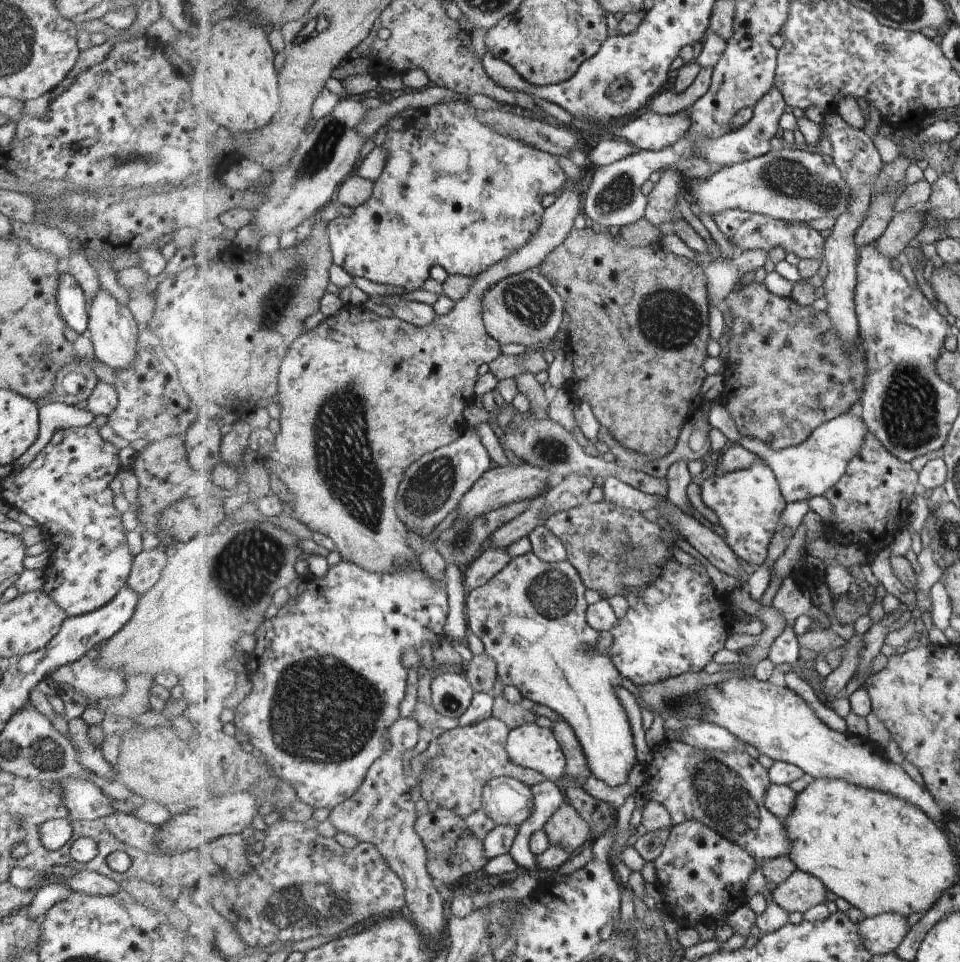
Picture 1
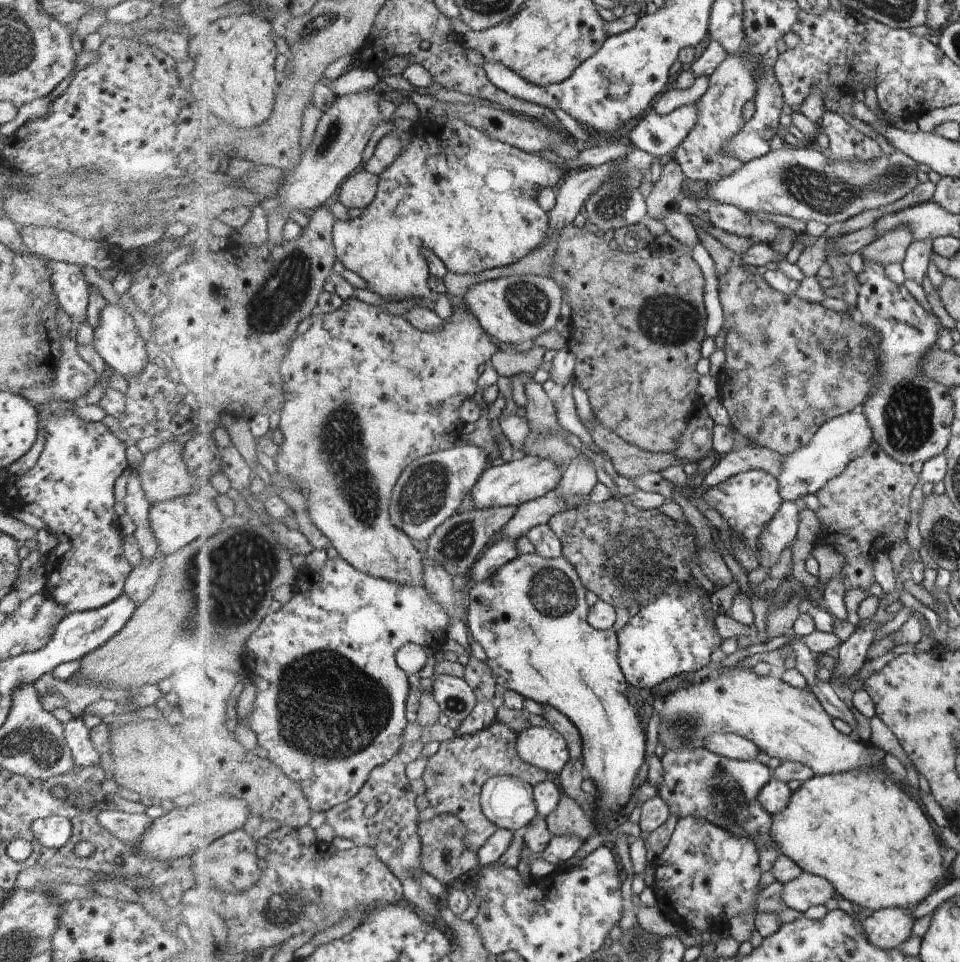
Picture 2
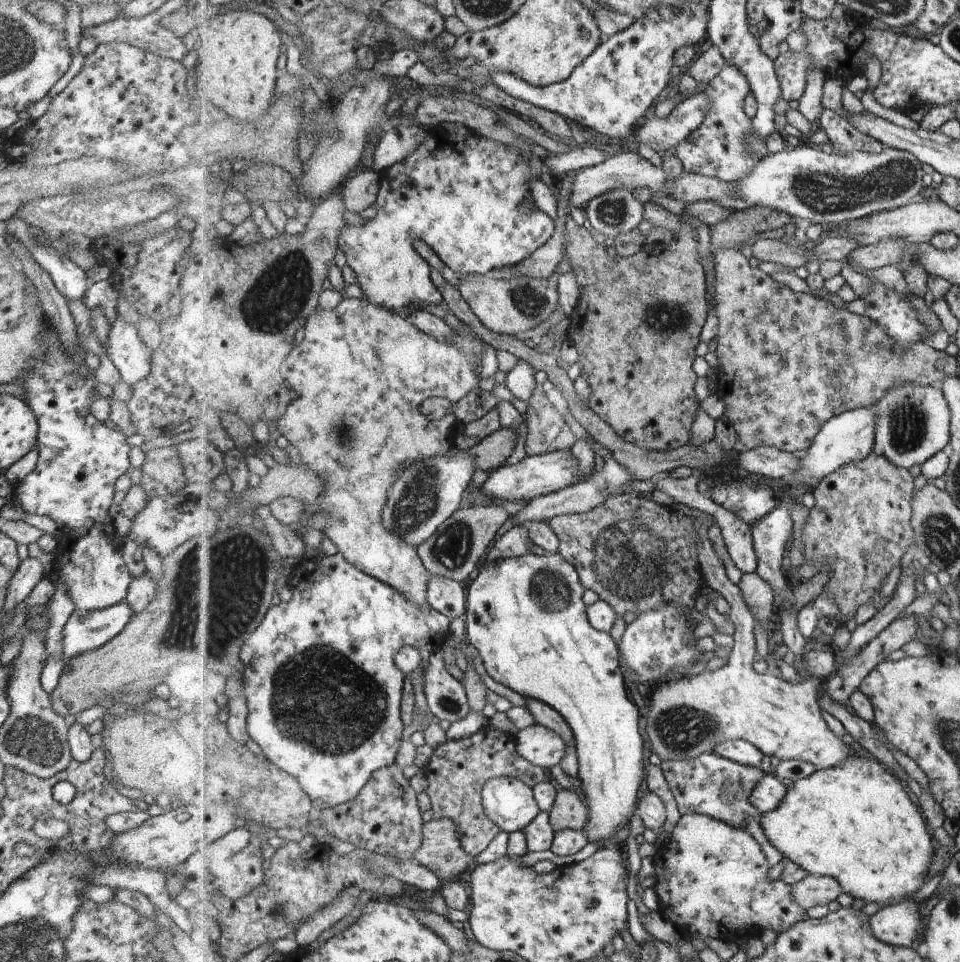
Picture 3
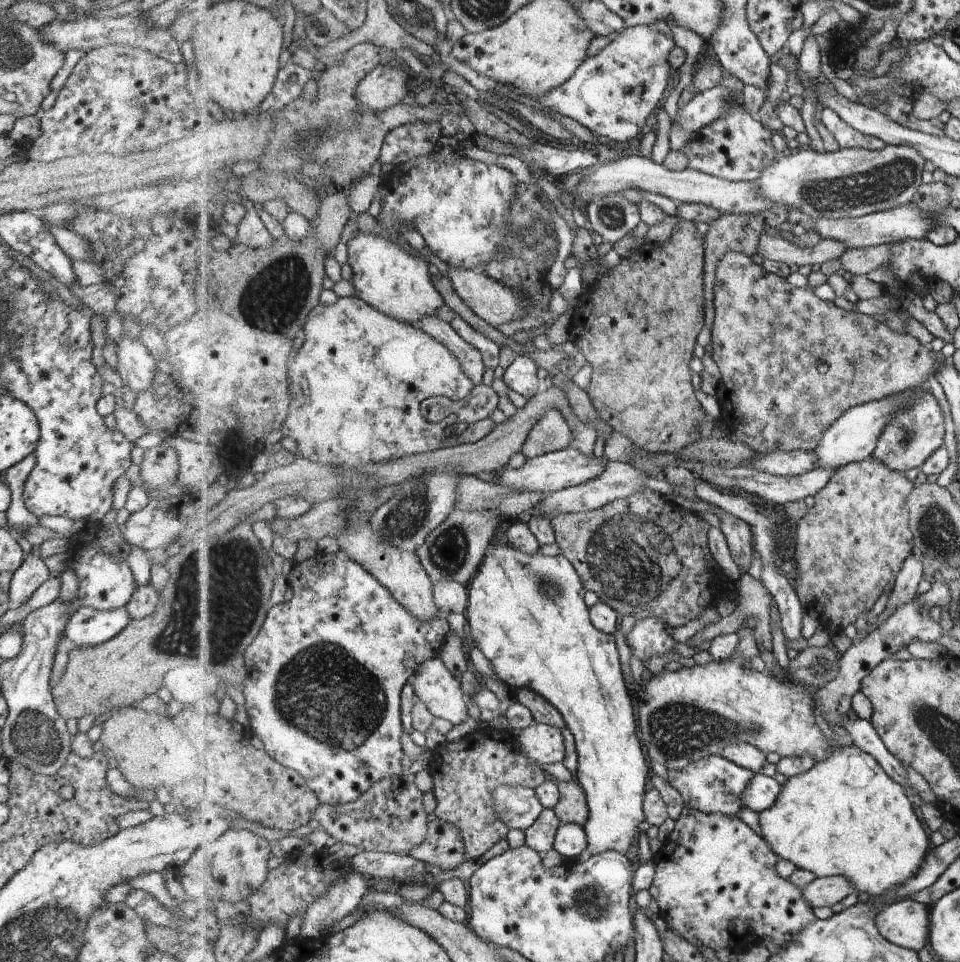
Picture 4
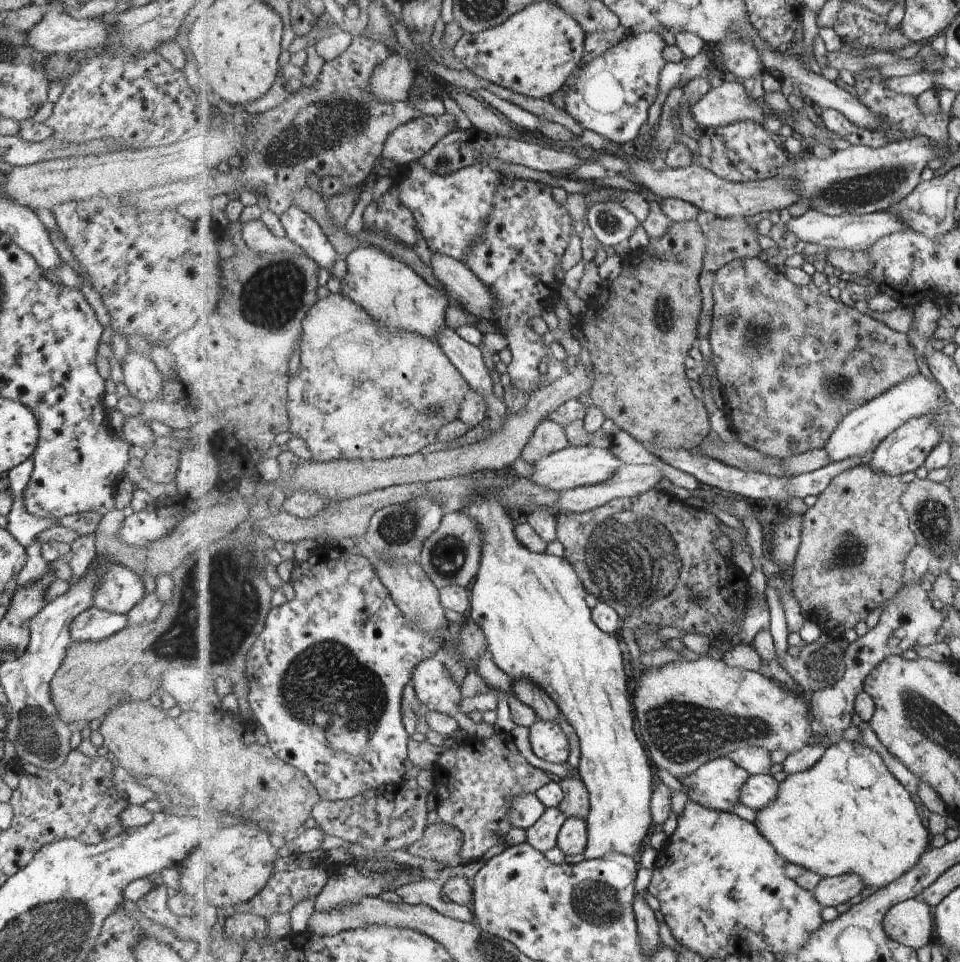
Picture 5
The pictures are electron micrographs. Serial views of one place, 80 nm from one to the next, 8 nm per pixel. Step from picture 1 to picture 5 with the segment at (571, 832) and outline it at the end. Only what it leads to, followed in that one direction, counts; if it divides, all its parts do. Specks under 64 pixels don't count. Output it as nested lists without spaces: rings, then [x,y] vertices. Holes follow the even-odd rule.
[[[573,770],[558,781],[564,790],[564,799],[559,808],[568,818],[579,817],[587,821],[590,815],[590,792],[585,781]]]

